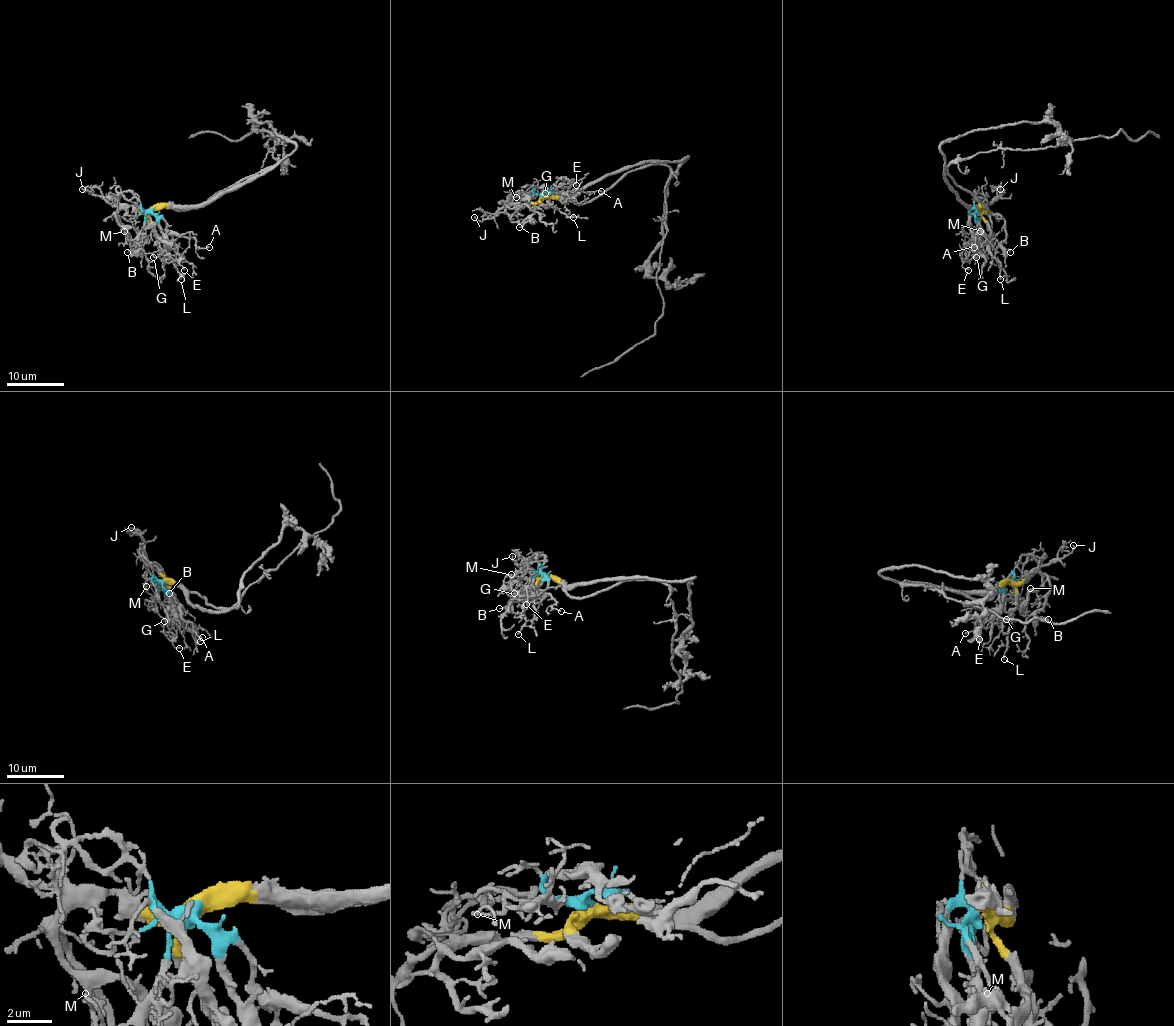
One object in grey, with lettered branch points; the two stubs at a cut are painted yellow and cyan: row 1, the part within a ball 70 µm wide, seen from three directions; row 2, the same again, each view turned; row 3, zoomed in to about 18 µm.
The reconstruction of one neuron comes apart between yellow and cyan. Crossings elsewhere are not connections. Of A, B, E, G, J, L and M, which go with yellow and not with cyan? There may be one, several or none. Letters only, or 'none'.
B, J, L

